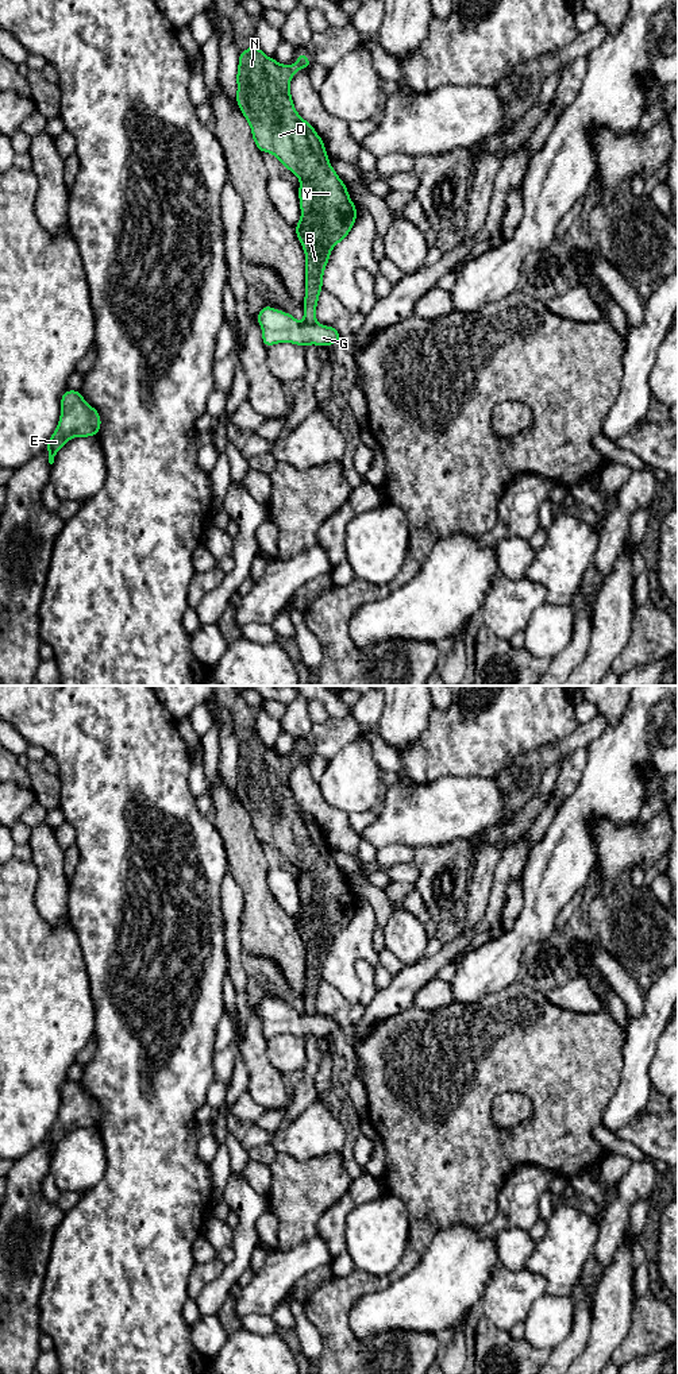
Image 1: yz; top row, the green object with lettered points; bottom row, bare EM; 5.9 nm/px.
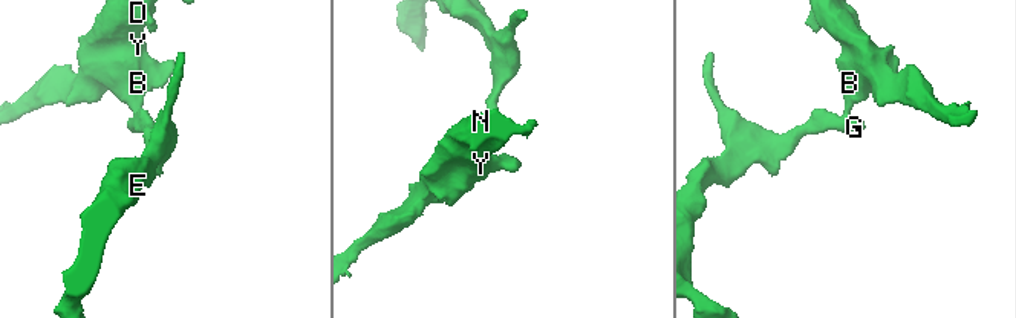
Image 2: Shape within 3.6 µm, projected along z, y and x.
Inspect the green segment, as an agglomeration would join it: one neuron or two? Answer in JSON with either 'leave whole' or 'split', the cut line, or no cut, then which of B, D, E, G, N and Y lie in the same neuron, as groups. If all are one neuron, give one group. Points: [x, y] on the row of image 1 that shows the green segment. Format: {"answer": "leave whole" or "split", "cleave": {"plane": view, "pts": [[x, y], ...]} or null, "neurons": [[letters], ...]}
{"answer": "split", "cleave": {"plane": "yz", "pts": [[304, 320], [315, 323]]}, "neurons": [["B", "D", "N", "Y"], ["E", "G"]]}

